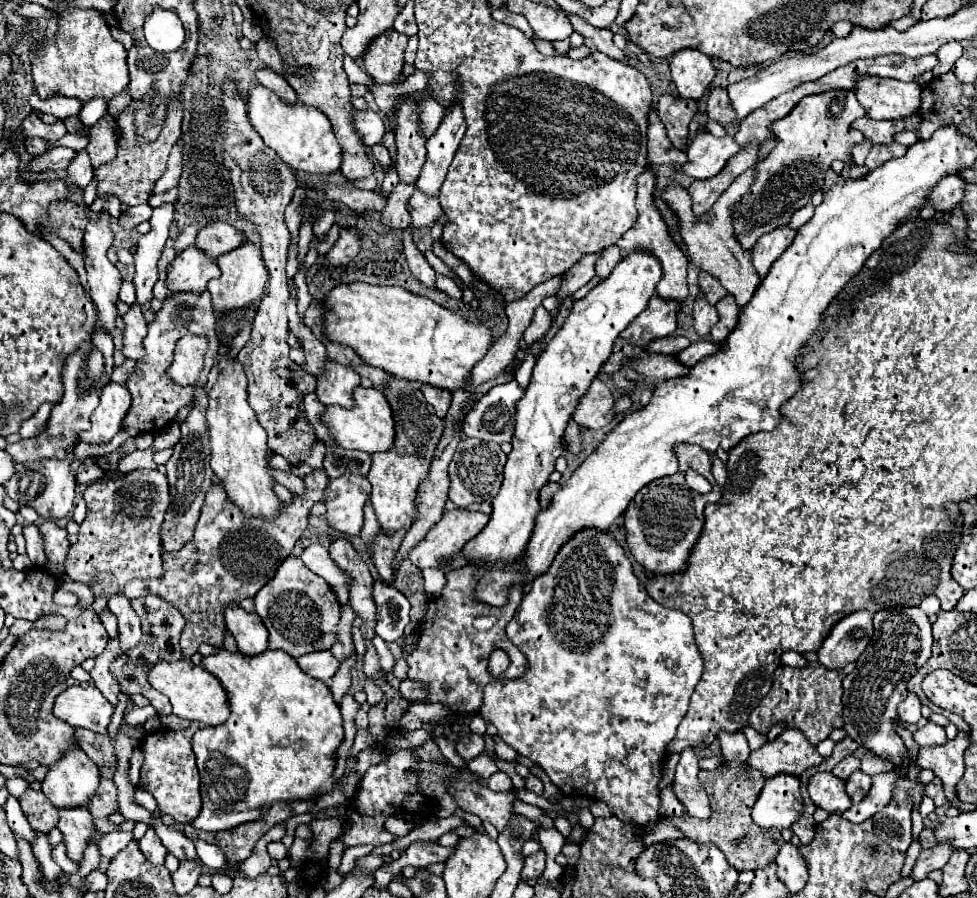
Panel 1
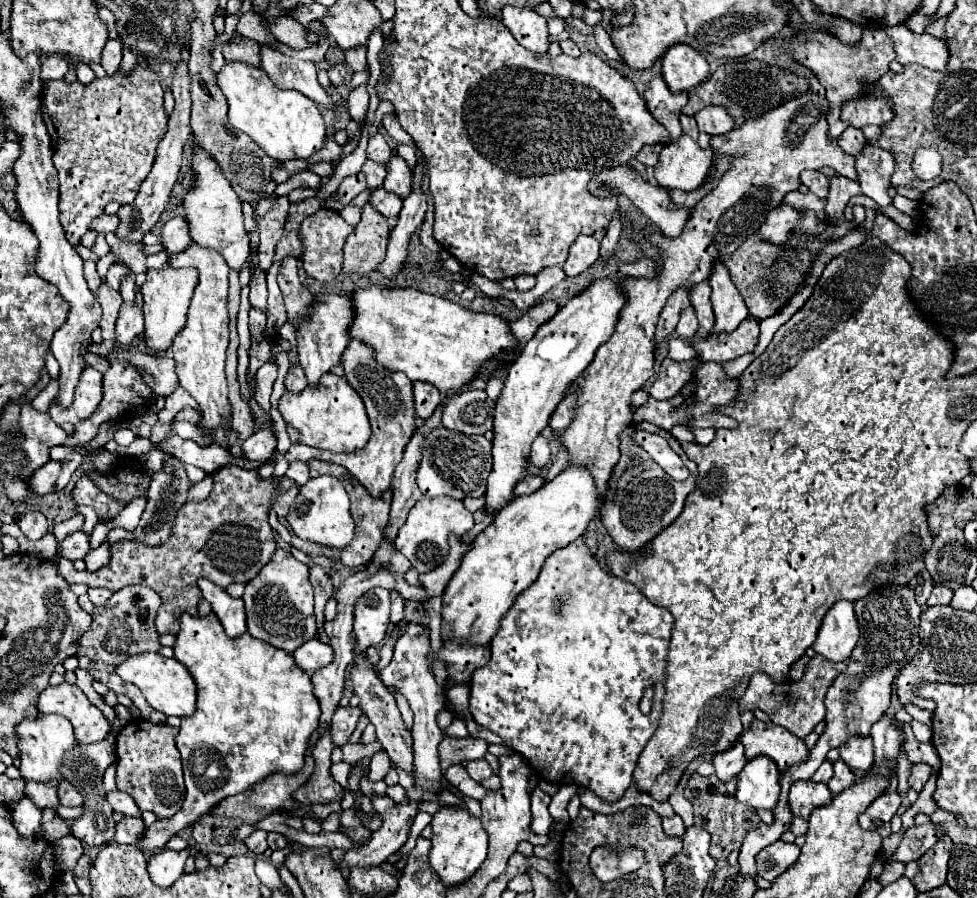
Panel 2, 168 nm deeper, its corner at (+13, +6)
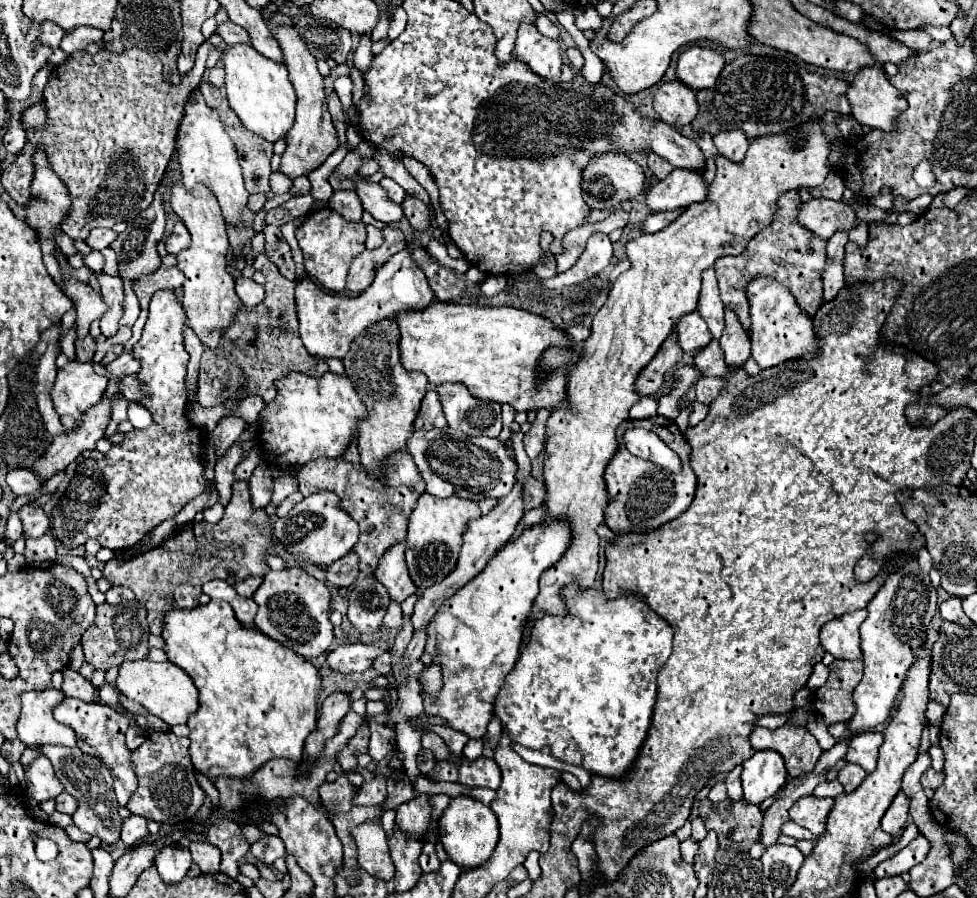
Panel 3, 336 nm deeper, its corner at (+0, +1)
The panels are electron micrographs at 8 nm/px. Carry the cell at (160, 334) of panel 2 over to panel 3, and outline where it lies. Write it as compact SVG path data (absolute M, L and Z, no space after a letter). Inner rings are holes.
M158 291L158 293L152 297L152 301L150 301L150 315L148 315L148 321L146 321L146 325L144 325L144 333L142 333L140 341L138 341L138 343L134 345L134 349L132 349L134 357L140 361L138 383L142 385L142 393L146 395L146 397L144 397L142 401L138 401L138 403L144 405L144 407L152 413L154 423L152 423L150 427L146 427L146 429L132 429L130 433L126 433L126 437L124 437L122 443L112 445L112 449L110 449L108 453L104 453L104 459L100 459L100 461L94 461L94 459L90 459L90 461L88 461L88 459L78 461L76 475L72 477L72 481L70 481L70 485L66 487L64 495L60 497L58 505L52 509L52 523L50 523L50 525L52 525L52 535L54 535L66 549L76 549L76 547L84 545L88 539L96 539L102 547L108 547L108 549L112 549L112 551L130 549L132 545L140 543L144 535L148 535L150 531L154 531L154 527L158 527L158 525L160 525L162 521L166 521L166 519L172 519L188 501L192 501L194 497L198 497L198 495L204 491L204 483L206 483L206 481L204 481L204 463L202 463L200 459L202 459L202 449L204 449L204 441L206 441L206 439L204 439L204 431L202 431L200 427L192 425L190 419L186 417L186 407L188 407L188 389L186 389L188 353L186 353L184 345L182 345L182 327L184 327L184 323L186 323L184 307L180 305L176 293L174 293L174 291Z

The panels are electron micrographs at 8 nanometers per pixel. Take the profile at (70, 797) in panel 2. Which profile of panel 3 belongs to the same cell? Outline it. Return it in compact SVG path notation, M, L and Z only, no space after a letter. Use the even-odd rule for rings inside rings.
M60 793L56 797L56 811L72 815L76 811L76 799L72 795L68 795L68 793Z

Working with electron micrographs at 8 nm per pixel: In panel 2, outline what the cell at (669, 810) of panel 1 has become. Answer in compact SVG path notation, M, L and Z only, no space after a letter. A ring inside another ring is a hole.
M671 816L671 818L661 818L661 822L663 822L663 830L667 832L667 834L673 834L673 836L683 836L683 832L685 832L685 826L683 826L683 822L681 822L681 818L679 816Z

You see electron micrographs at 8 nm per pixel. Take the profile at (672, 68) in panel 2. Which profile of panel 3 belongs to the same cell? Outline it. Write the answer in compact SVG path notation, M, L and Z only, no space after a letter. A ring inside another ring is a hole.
M692 45L678 57L678 79L694 91L706 89L716 83L716 77L724 69L724 55L712 47Z

